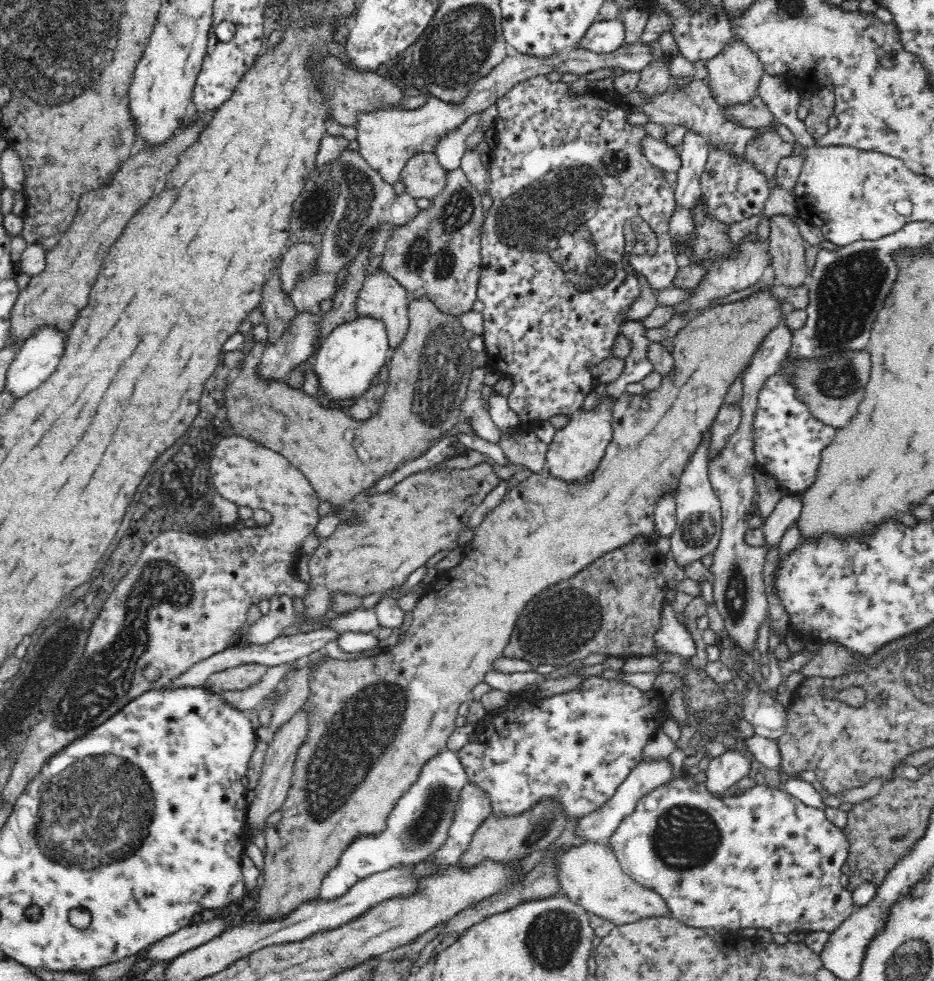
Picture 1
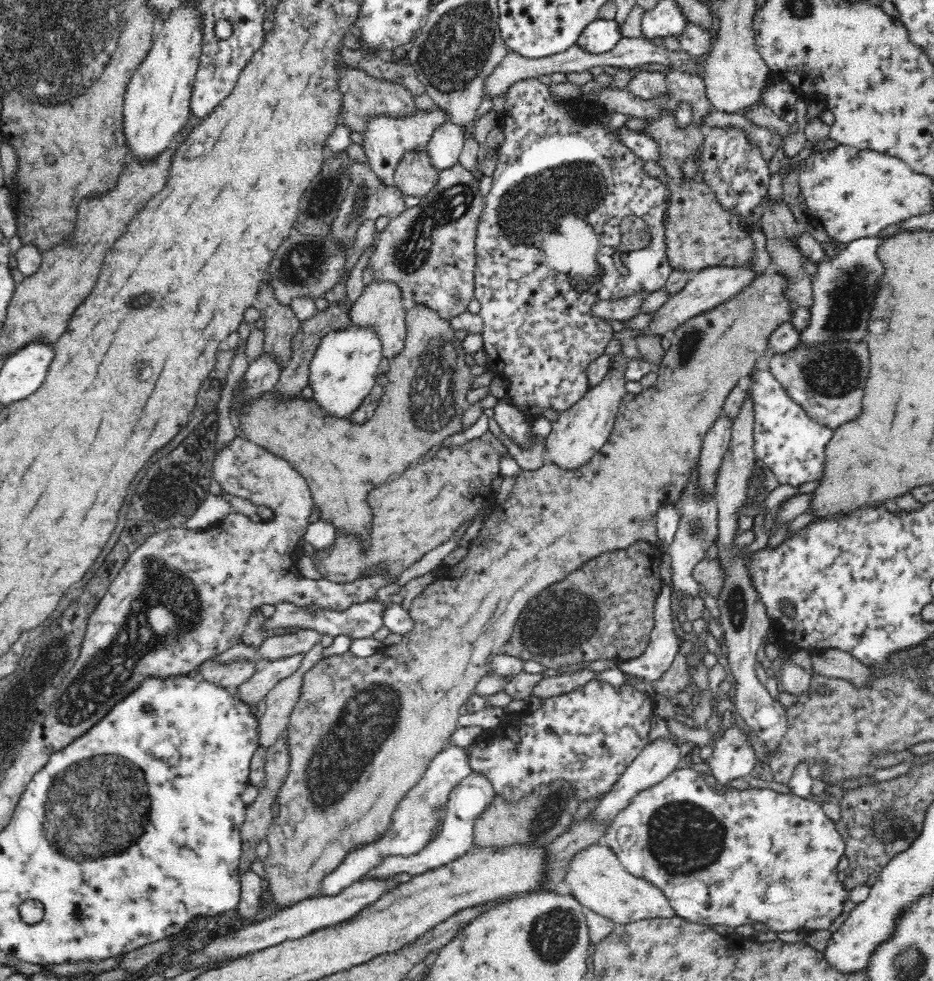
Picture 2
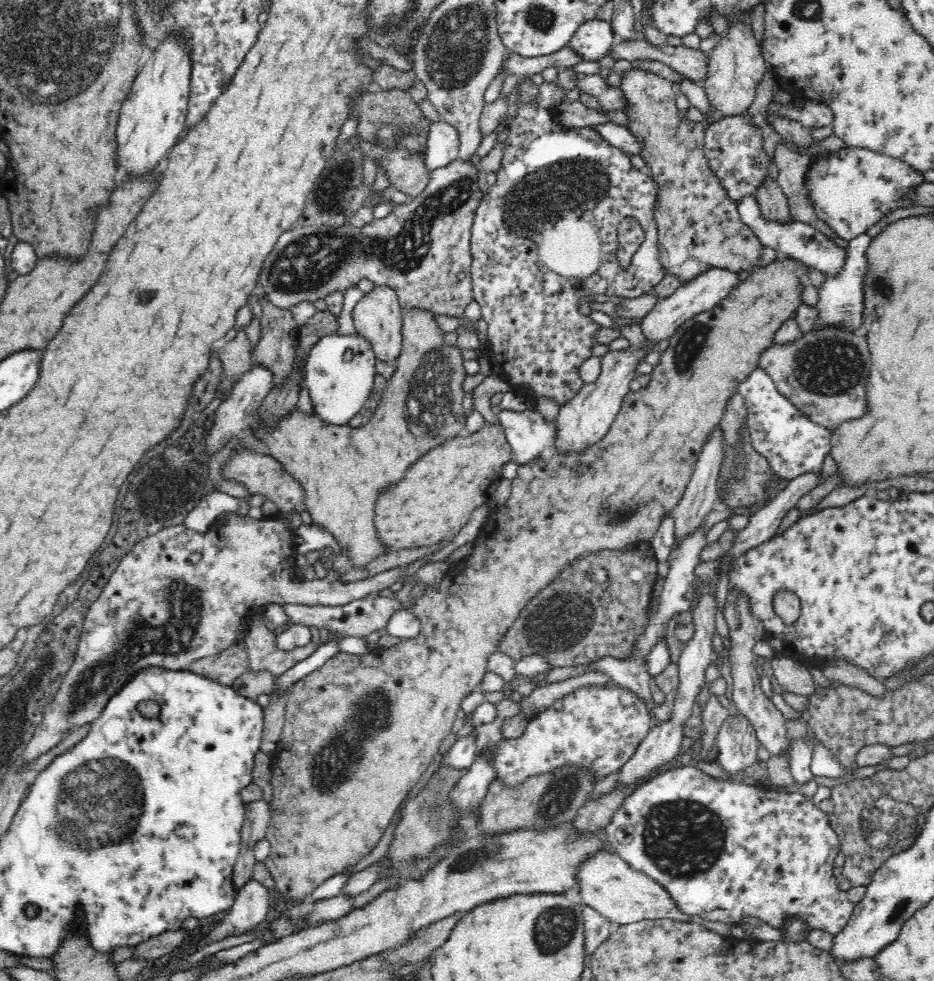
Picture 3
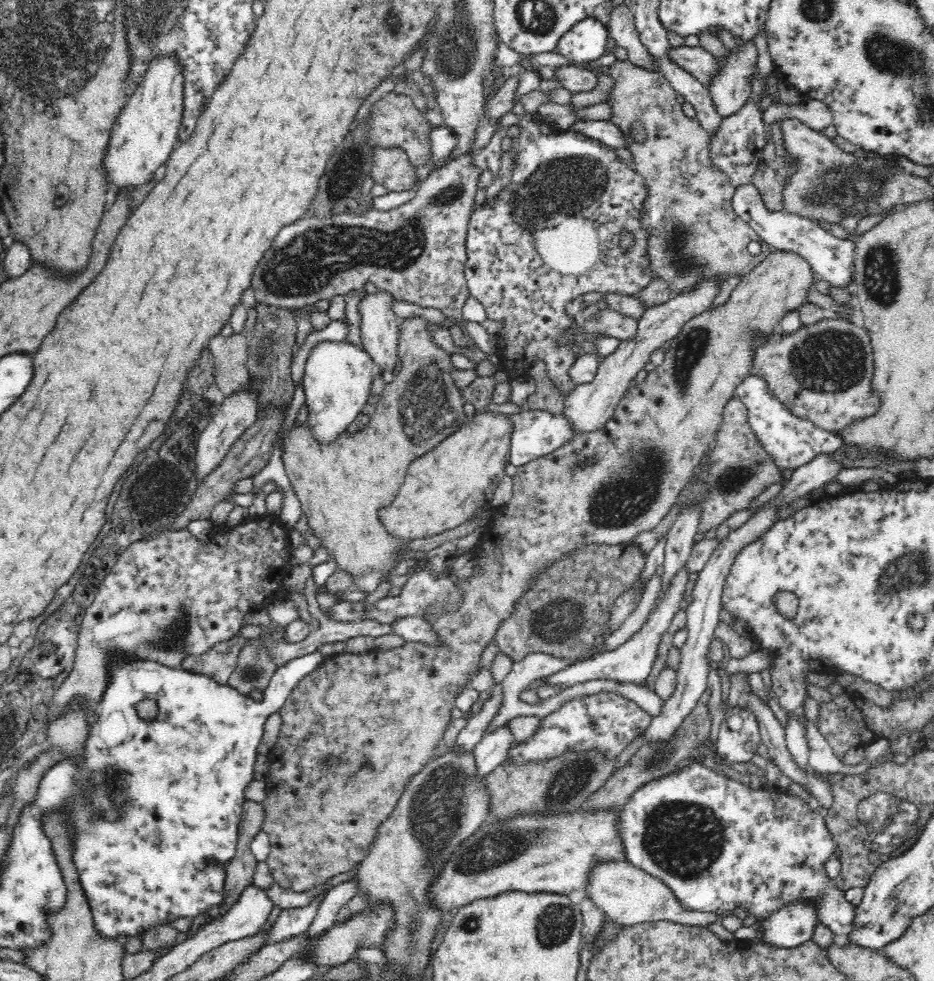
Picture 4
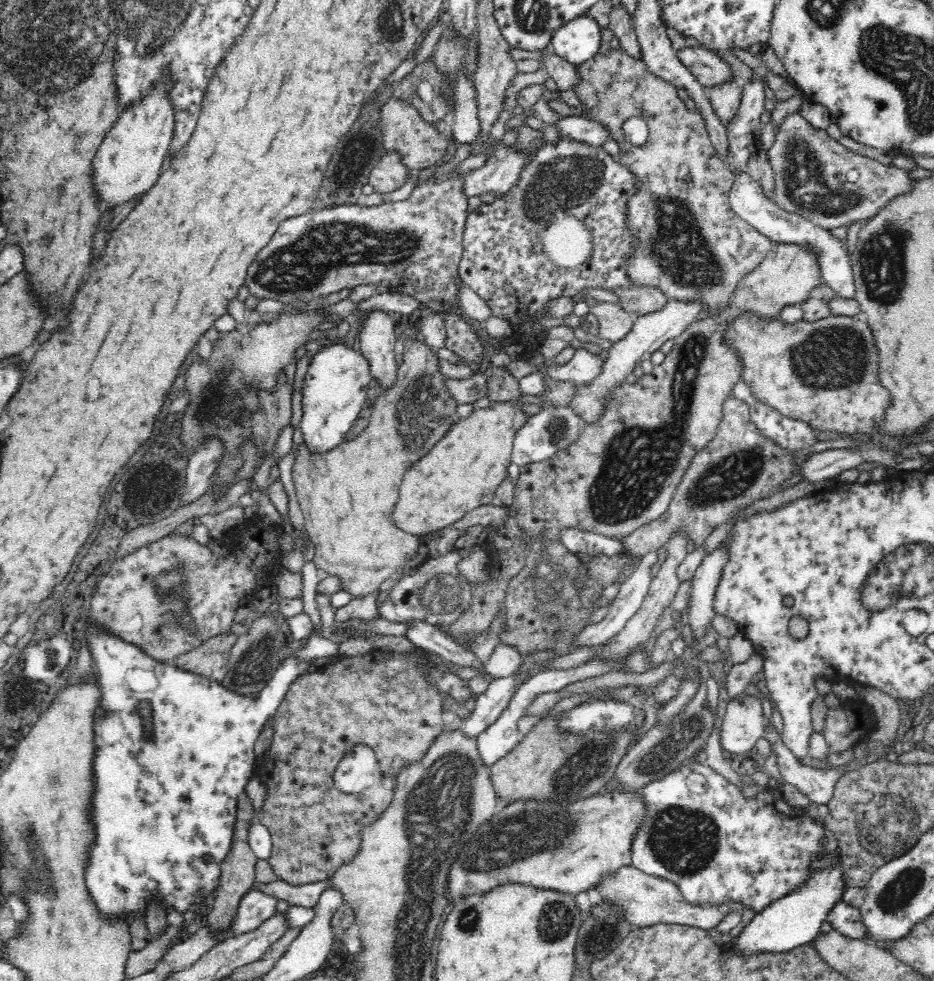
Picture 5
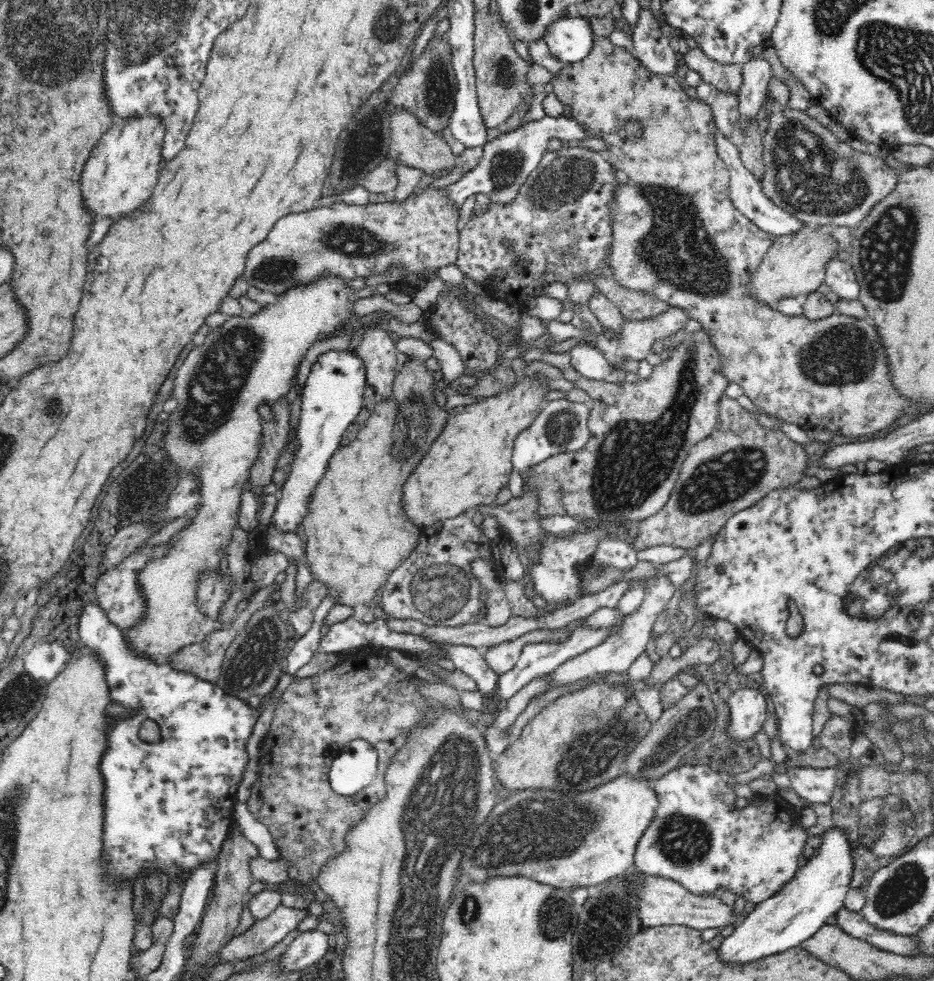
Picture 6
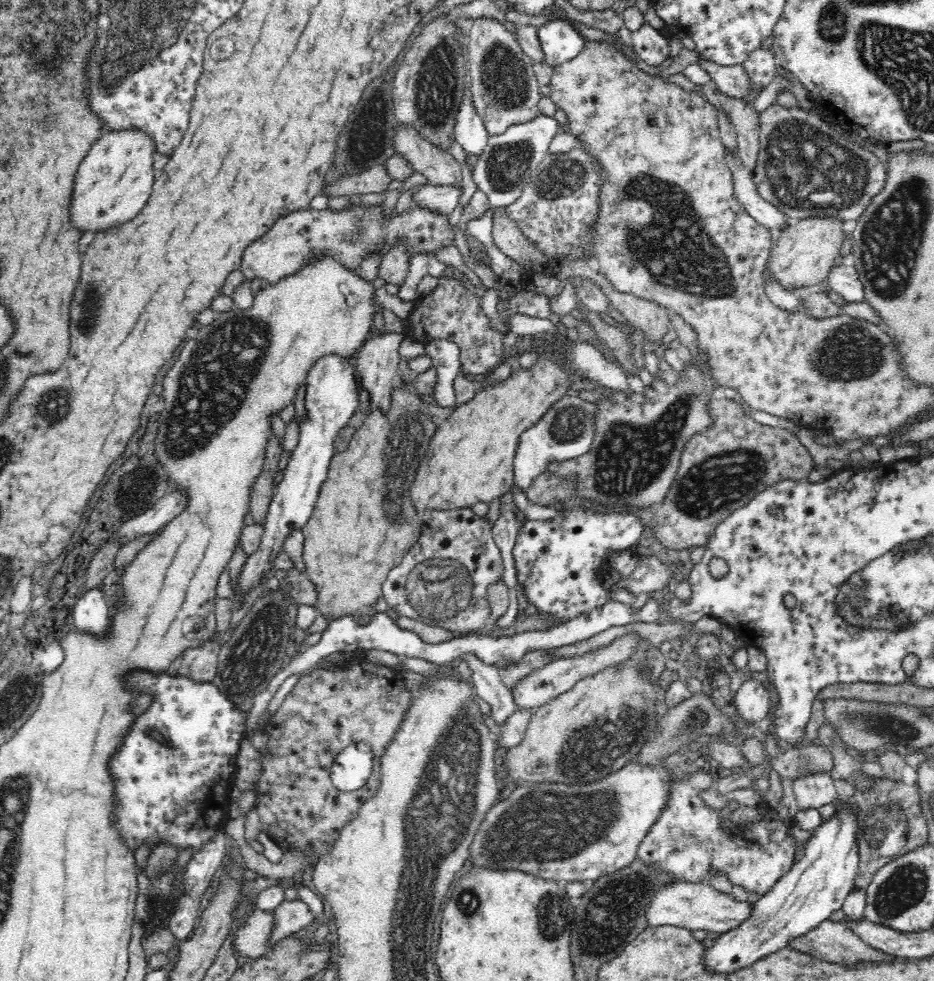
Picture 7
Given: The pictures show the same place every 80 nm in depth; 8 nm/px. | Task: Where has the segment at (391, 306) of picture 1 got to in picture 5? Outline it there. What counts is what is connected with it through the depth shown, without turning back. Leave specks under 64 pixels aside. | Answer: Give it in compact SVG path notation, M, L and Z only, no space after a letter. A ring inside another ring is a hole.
M370 311L357 335L359 353L368 361L371 377L381 386L382 392L390 390L397 381L398 364L394 353L396 324L388 312Z

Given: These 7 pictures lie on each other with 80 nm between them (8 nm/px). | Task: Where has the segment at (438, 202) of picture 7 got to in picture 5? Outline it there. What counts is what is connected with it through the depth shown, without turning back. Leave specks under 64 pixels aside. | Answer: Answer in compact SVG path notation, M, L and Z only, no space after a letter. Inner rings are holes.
M565 116L550 124L561 138L569 138L576 142L584 142L590 146L602 145L611 140L607 130L601 128L597 122L590 122L587 118ZM534 139L522 152L518 152L514 144L508 146L502 141L498 142L480 168L474 168L464 174L462 193L468 199L486 193L494 194L496 199L502 199L516 186L521 175L537 158L538 146L542 140Z

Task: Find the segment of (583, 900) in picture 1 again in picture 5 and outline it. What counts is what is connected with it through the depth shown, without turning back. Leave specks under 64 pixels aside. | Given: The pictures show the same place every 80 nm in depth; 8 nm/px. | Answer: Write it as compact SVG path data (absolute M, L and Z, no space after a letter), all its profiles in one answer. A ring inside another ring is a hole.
M633 865L624 866L616 874L602 878L594 890L600 893L602 899L618 903L625 913L625 918L630 919L636 927L675 924L710 931L718 926L726 915L726 909L722 905L690 903L675 882L646 874Z

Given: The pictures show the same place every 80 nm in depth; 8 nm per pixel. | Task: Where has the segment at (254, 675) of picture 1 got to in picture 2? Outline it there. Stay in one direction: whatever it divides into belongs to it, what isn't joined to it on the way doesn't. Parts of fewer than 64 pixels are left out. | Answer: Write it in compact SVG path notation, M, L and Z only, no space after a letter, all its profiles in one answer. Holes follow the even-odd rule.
M216 658L202 662L198 667L199 677L218 686L234 689L246 683L254 674L254 664L250 660L219 662Z

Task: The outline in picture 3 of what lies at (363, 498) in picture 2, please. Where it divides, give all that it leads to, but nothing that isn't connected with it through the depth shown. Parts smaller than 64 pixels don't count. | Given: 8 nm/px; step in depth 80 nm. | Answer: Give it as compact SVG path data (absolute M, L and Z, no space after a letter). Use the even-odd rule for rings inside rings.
M414 308L404 309L402 315L401 353L396 360L396 370L393 372L390 380L387 380L386 388L381 397L382 400L379 402L372 420L369 420L360 428L352 428L349 424L346 424L346 426L325 426L324 422L317 420L315 413L308 415L295 409L293 412L290 412L290 416L288 416L286 420L282 420L270 433L268 433L268 430L261 430L261 428L256 427L256 429L259 430L259 438L263 438L263 440L266 441L266 445L270 447L270 455L279 461L285 473L289 474L289 477L299 486L301 498L303 498L303 508L312 516L312 523L336 538L336 544L342 548L341 552L345 554L347 562L356 569L368 568L370 564L376 561L376 558L384 556L384 554L388 552L388 546L380 539L380 533L378 533L376 523L374 523L375 506L376 502L378 502L378 498L380 498L384 492L388 492L392 486L396 486L400 480L404 480L409 466L413 462L416 462L423 454L426 454L430 449L442 444L444 441L462 434L466 429L468 419L466 417L467 411L462 407L462 397L464 396L462 381L466 371L462 366L464 359L461 350L456 345L450 346L444 341L444 332L436 326L434 313L430 313L424 309Z

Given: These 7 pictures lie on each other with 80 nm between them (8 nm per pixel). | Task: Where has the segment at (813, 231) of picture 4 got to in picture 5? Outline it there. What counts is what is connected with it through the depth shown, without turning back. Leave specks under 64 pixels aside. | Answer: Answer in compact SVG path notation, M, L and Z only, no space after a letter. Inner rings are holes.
M734 170L734 182L730 188L729 202L735 214L738 214L748 224L754 226L761 234L770 237L777 243L800 243L810 246L818 253L820 271L822 271L823 283L828 285L840 298L854 299L856 295L853 268L848 260L848 247L846 242L841 242L838 237L829 230L812 225L799 215L791 214L780 208L772 199L763 192L761 185L752 179L751 174L743 170Z

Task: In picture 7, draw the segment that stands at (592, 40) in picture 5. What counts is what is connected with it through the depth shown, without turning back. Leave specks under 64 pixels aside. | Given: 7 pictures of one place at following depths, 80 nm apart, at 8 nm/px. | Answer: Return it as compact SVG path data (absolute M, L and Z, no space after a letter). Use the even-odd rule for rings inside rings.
M568 20L548 21L537 27L543 63L555 67L571 59L585 44Z

